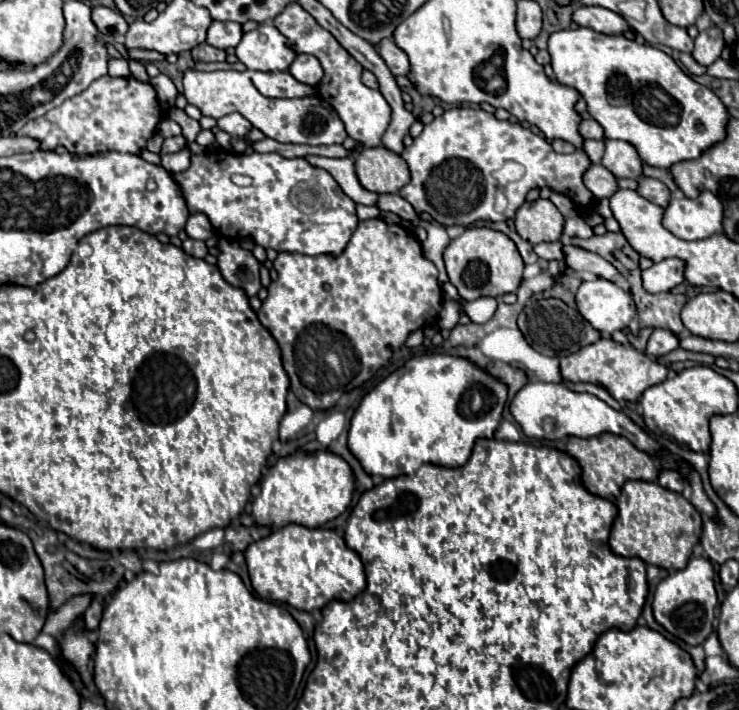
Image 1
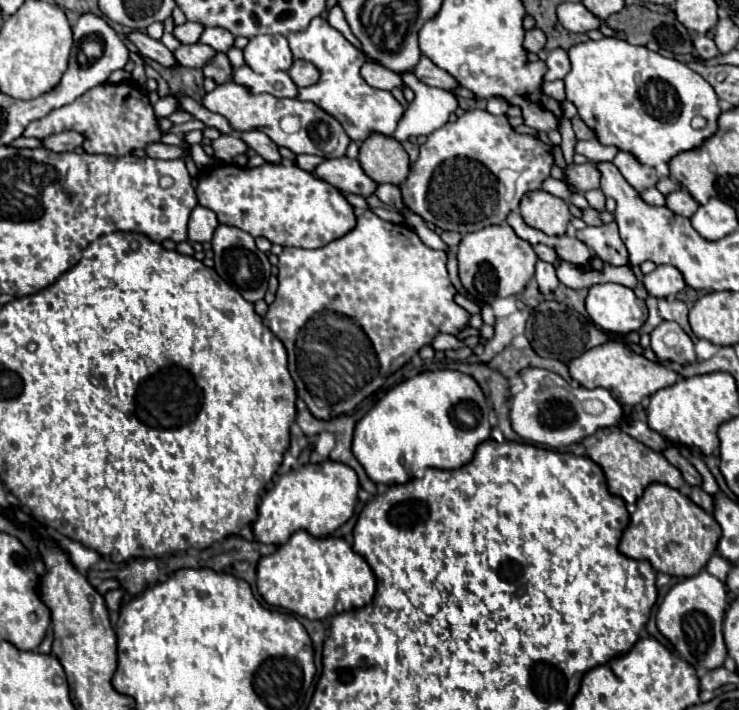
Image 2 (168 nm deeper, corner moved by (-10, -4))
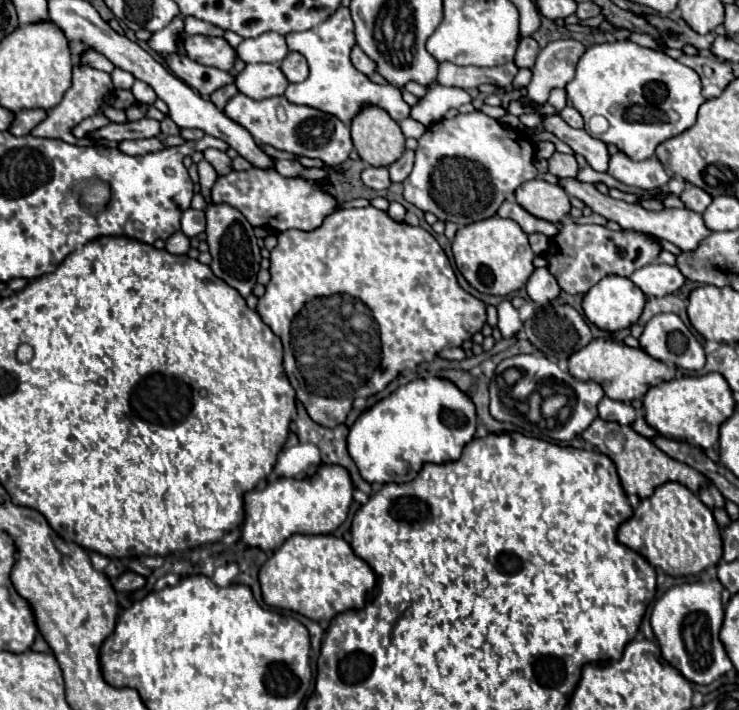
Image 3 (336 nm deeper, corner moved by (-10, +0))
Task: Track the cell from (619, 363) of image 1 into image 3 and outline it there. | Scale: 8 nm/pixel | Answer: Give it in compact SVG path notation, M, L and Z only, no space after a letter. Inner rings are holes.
M596 338L582 350L574 352L568 360L568 370L574 378L578 380L596 380L602 384L604 392L612 400L620 402L632 402L636 398L642 398L648 388L672 380L676 374L676 366L668 366L656 358L650 358L644 350L640 348L630 348L624 342L616 340L606 340L606 338Z

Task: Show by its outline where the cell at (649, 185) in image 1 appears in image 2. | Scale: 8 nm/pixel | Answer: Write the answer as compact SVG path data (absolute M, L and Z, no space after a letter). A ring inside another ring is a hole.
M676 190L676 192L672 192L672 194L666 196L666 206L668 206L672 212L690 218L690 216L694 214L694 210L698 210L700 204L698 204L688 192Z

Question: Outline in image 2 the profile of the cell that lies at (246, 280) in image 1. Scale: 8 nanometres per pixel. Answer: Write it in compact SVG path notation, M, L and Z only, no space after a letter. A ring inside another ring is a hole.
M218 224L212 238L212 250L214 250L214 270L222 280L226 280L234 290L238 290L248 302L256 302L264 298L268 290L270 262L268 262L268 256L256 248L254 238L250 234L234 226Z

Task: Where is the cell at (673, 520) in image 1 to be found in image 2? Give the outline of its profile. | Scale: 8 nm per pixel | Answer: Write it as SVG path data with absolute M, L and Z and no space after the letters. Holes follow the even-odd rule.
M650 484L644 490L644 496L636 502L636 512L620 540L620 552L636 560L648 560L656 572L670 576L694 576L716 552L718 538L718 522L688 496L666 484Z

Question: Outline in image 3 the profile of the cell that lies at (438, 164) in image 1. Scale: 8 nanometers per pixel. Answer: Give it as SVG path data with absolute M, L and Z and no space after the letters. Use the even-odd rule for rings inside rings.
M482 110L458 114L452 120L436 122L418 140L414 170L404 180L404 200L420 208L422 212L432 212L438 220L454 222L456 226L468 226L472 222L492 218L506 200L506 188L518 188L520 184L538 176L532 154L534 148L530 144L530 138L526 134L520 134L520 130L504 126Z

